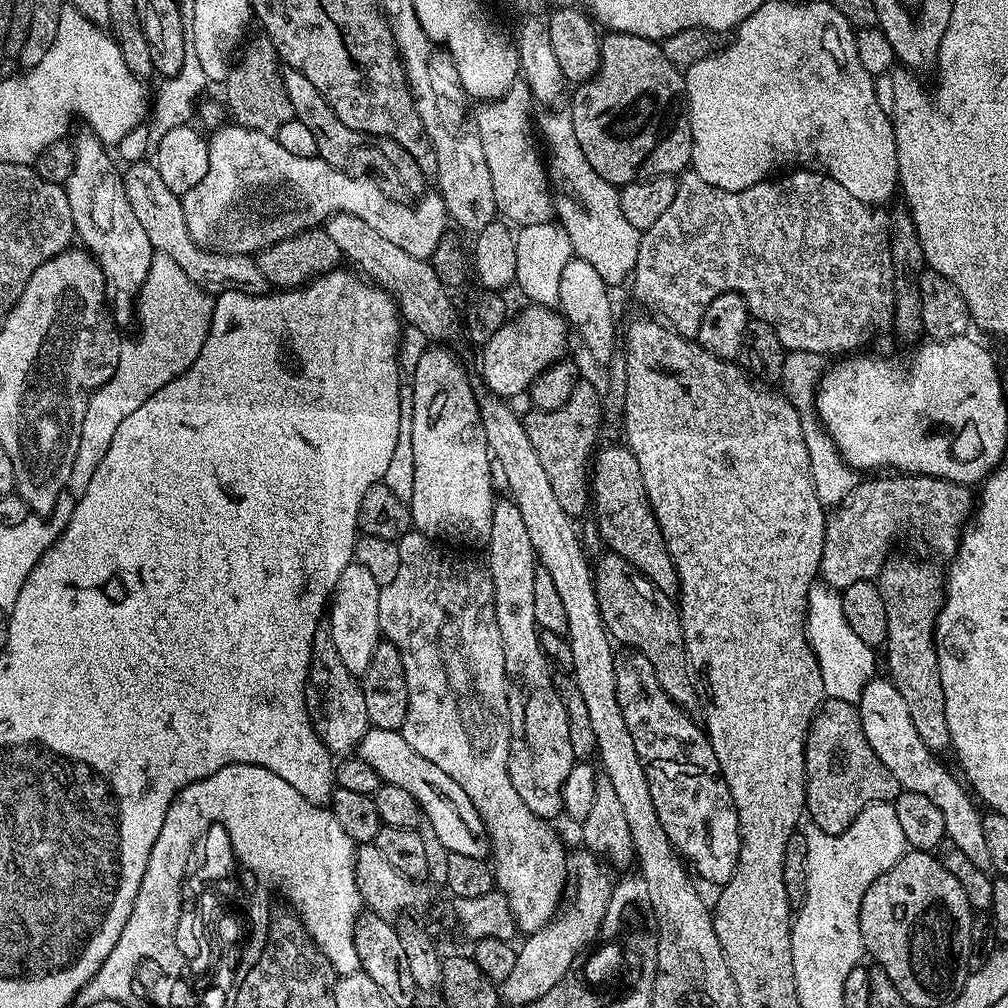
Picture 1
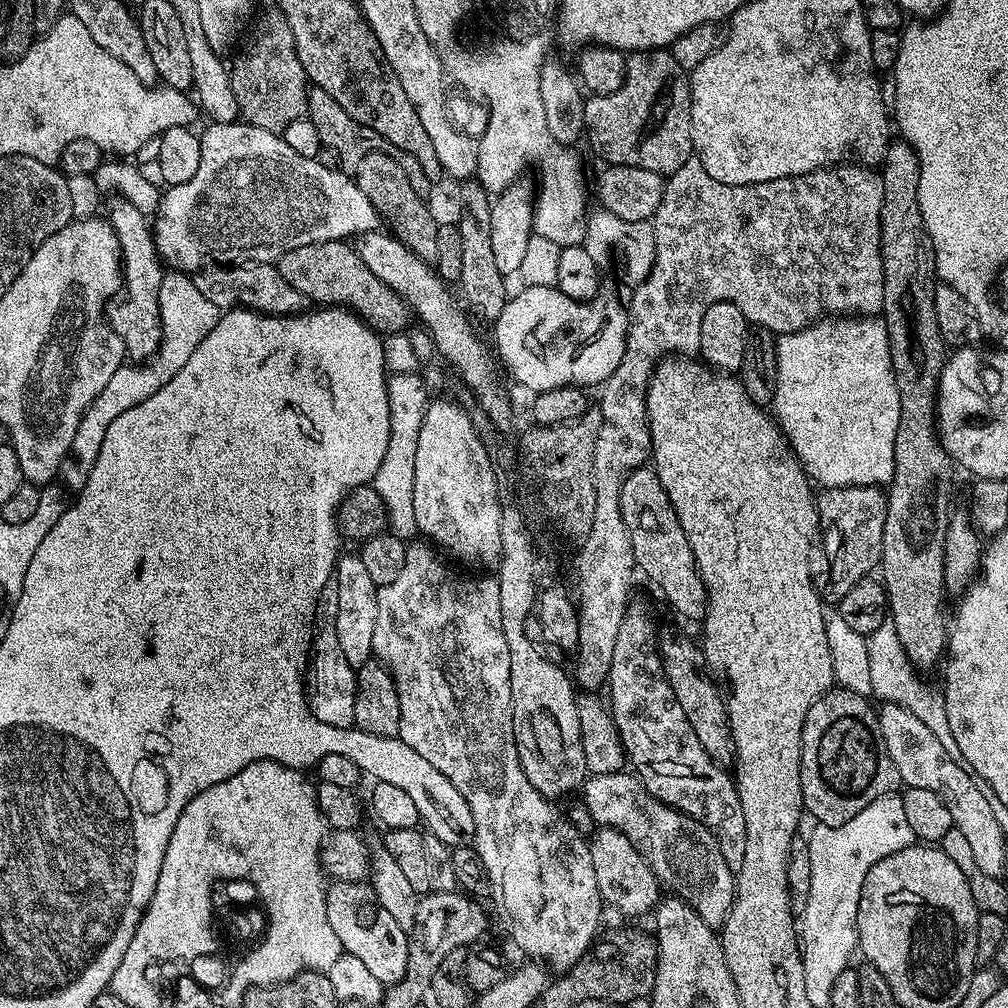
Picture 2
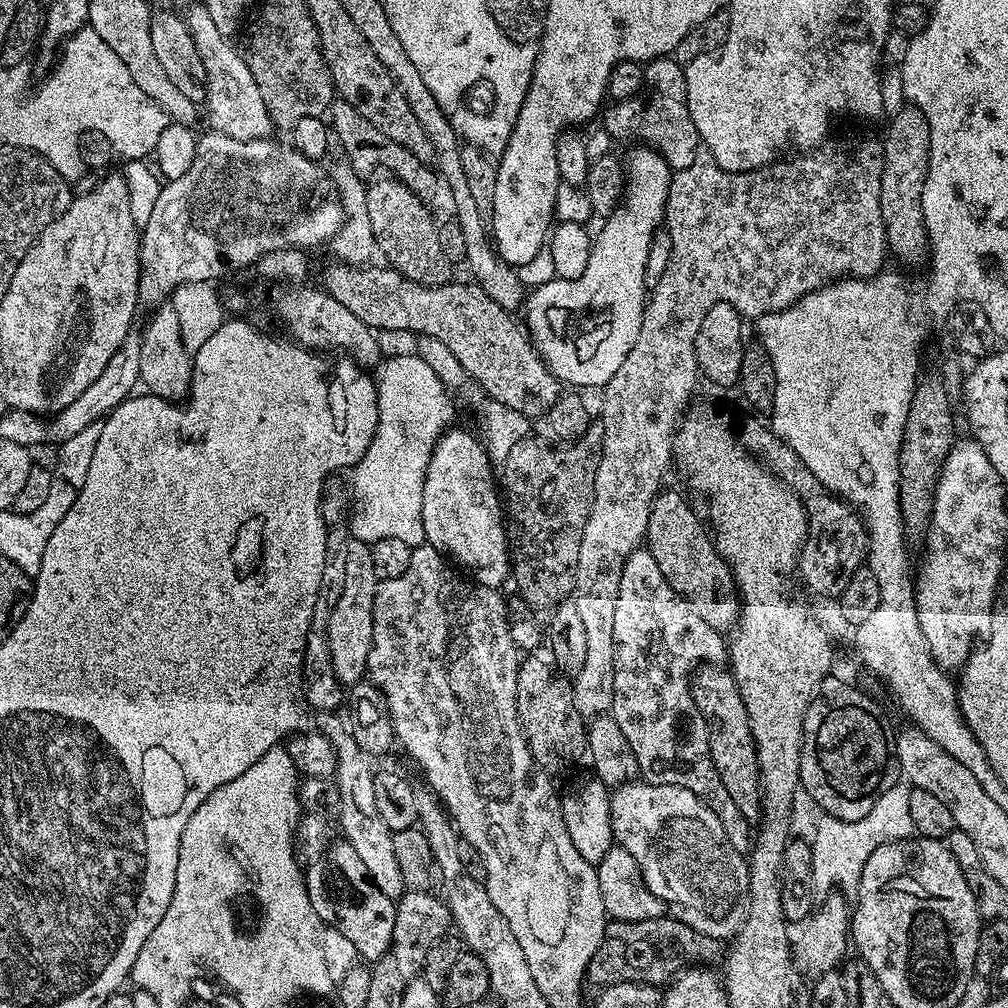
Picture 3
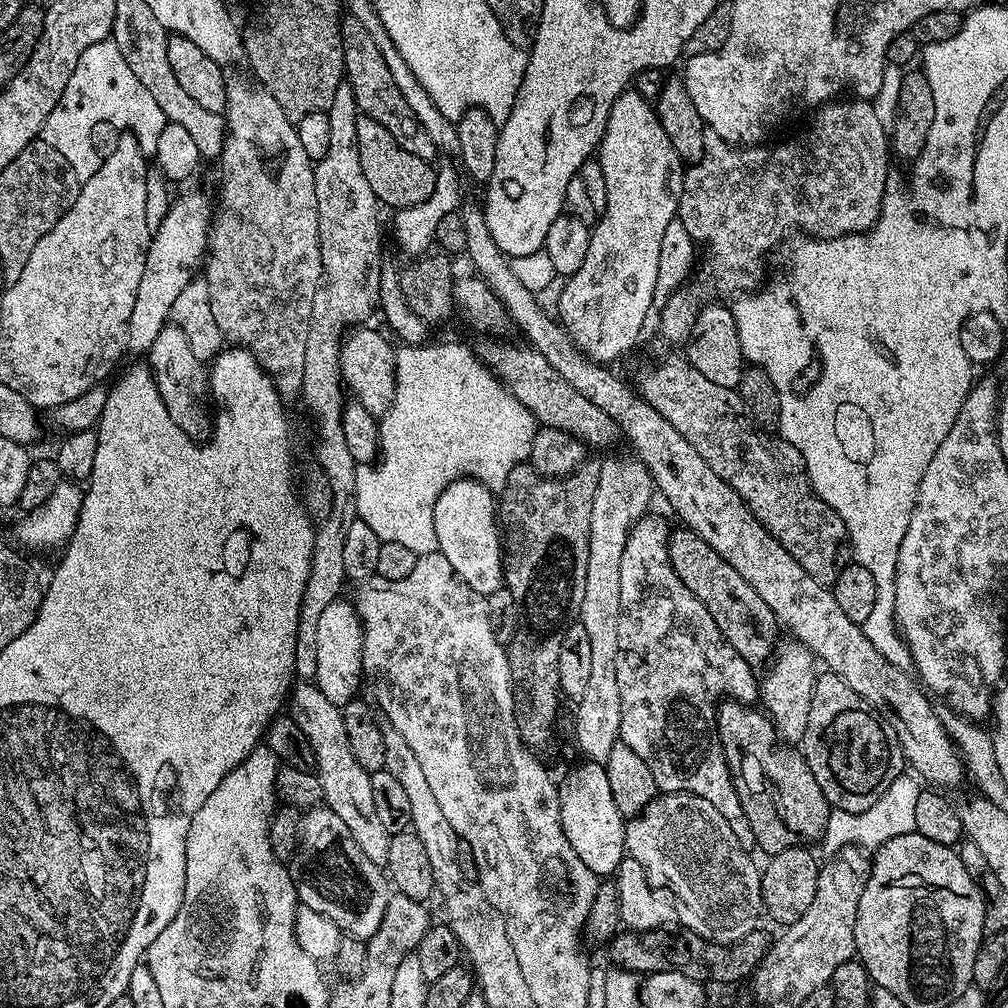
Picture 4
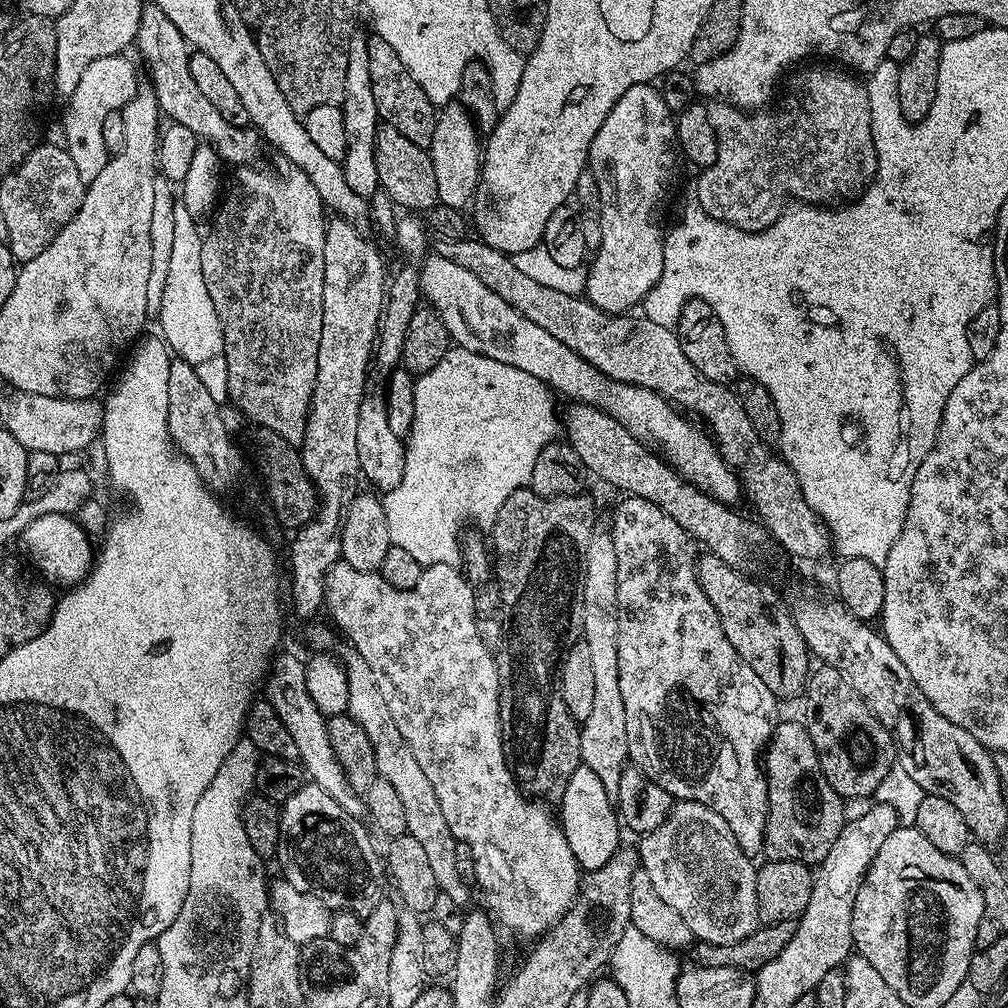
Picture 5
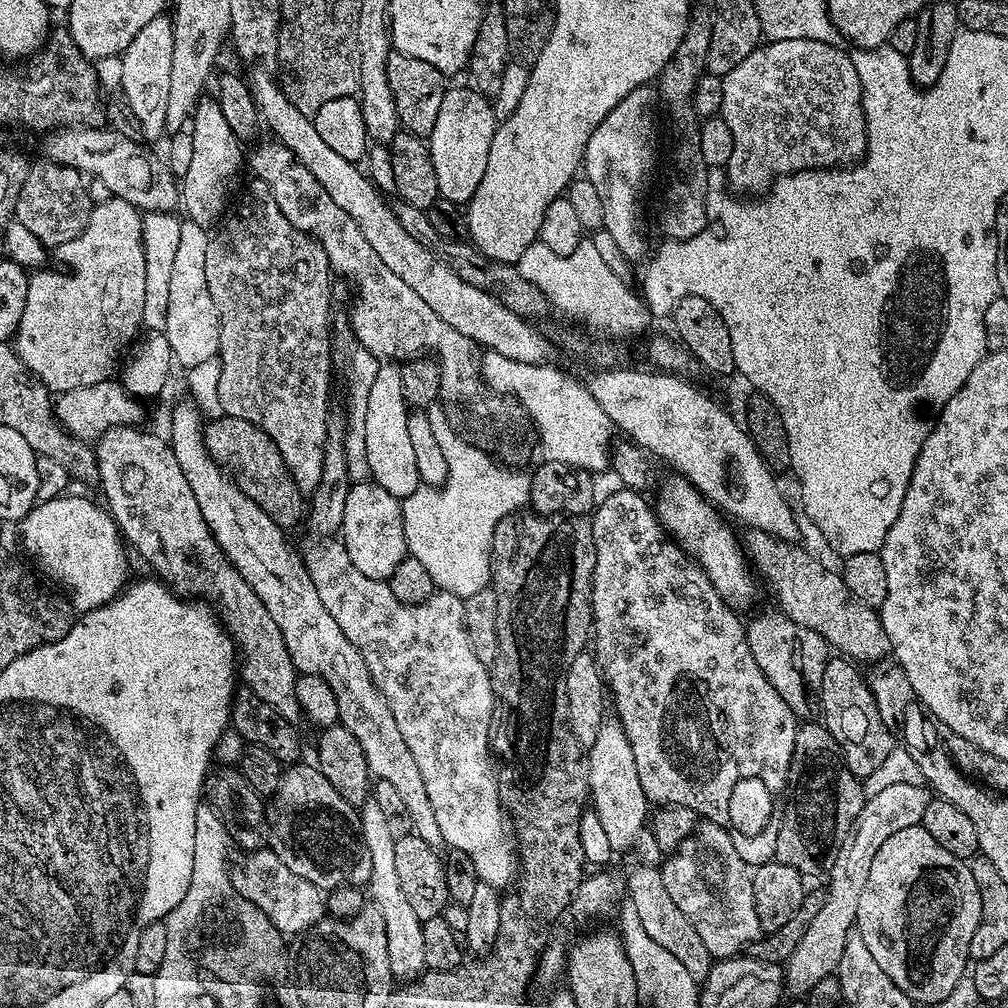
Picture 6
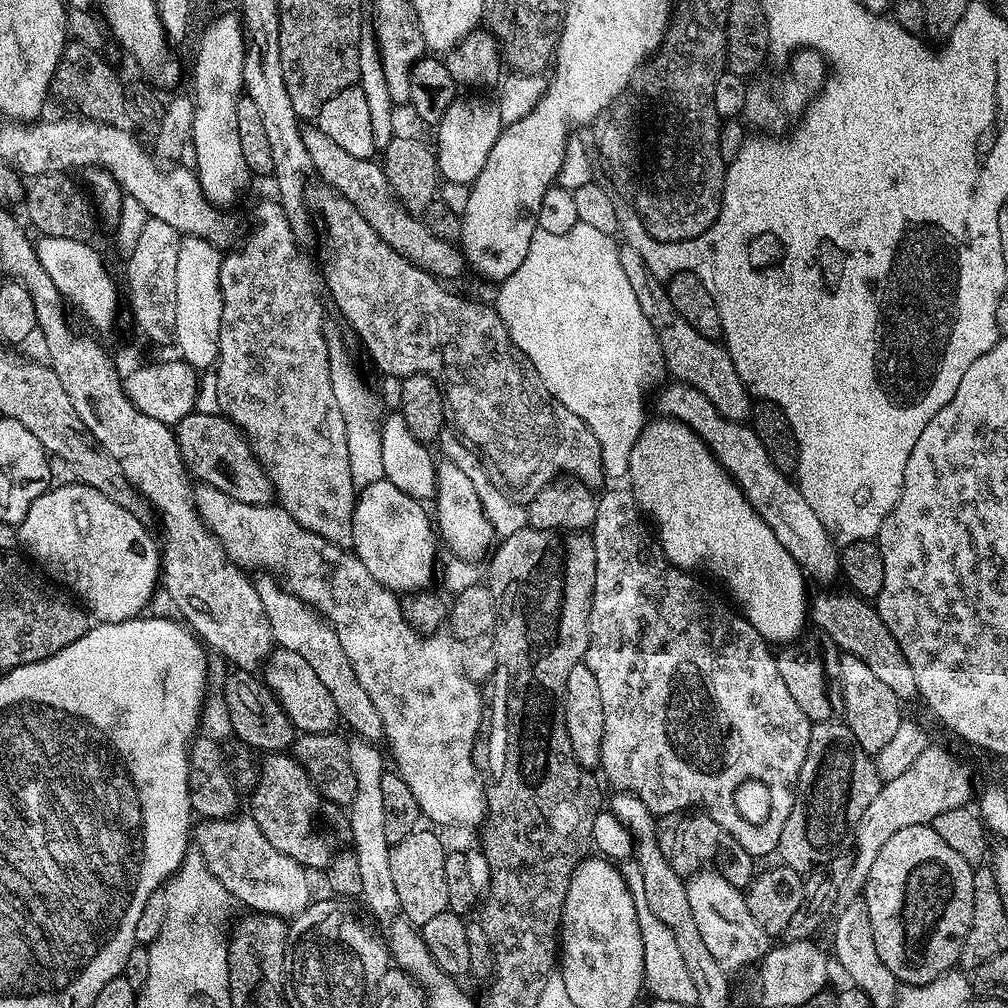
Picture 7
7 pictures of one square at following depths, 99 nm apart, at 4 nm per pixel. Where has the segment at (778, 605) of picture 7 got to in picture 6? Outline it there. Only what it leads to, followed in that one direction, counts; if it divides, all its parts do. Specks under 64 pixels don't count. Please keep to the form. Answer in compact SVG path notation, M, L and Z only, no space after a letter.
M668 474L660 484L660 493L654 499L654 511L664 531L700 565L706 578L718 590L730 608L743 610L756 600L757 577L746 559L746 553L732 532L724 524L719 524L721 513L711 502L700 495L697 488L679 474Z

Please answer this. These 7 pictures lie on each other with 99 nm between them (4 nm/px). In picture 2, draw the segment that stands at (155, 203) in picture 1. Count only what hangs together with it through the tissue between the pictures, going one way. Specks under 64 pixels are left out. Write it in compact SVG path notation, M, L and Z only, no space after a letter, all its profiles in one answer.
M233 264L231 266L208 266L192 276L194 286L214 302L221 310L233 306L251 308L253 312L262 312L265 316L295 316L309 307L305 298L286 278L282 278L279 267L270 264Z

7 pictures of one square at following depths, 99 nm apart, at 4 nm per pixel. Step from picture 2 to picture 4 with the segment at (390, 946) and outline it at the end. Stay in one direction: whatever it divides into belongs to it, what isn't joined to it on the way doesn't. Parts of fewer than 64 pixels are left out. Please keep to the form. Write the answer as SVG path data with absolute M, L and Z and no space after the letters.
M317 806L301 815L298 847L290 860L290 871L297 901L305 908L318 910L318 914L326 914L326 918L330 918L330 922L334 922L341 933L367 942L376 933L378 926L382 926L390 895L390 881L381 865L370 862L370 858L362 854L358 842L354 842L354 834L350 834L346 822L342 822L342 818L334 814L334 810L327 806Z

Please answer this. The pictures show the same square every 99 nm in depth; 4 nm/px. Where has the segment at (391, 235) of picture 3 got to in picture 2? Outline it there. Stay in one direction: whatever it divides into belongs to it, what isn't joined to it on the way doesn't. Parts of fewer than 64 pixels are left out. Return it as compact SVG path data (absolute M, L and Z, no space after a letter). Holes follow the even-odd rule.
M371 152L362 158L362 162L354 165L354 179L358 190L374 202L381 221L404 243L410 251L418 254L418 258L435 262L438 258L438 220L432 217L428 209L429 201L423 196L414 194L410 186L410 178L402 171L402 166L390 158L390 154ZM389 224L389 225L388 225Z

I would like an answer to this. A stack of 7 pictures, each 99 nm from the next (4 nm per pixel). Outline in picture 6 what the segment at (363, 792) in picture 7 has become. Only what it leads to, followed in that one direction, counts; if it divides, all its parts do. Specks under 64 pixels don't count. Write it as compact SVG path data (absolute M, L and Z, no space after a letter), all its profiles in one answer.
M369 799L359 811L362 838L370 853L371 872L366 890L371 900L378 906L386 925L386 942L389 947L390 968L393 979L411 982L425 971L425 955L423 953L423 923L411 909L406 894L399 885L398 873L395 869L394 846L396 840L388 829L387 819L379 809L376 800Z

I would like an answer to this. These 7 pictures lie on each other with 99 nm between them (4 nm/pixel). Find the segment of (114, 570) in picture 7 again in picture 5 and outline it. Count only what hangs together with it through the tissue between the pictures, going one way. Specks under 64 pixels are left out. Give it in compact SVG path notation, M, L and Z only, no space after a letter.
M47 514L37 518L26 527L24 533L18 537L18 544L24 547L28 560L37 568L39 575L49 585L61 584L61 589L68 590L79 586L92 571L94 563L94 544L79 519L71 515Z

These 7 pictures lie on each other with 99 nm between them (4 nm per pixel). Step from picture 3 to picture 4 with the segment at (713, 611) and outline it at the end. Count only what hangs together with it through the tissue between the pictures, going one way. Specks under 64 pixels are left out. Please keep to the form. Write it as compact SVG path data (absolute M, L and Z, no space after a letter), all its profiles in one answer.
M683 526L677 529L669 535L668 553L678 578L682 578L684 585L707 606L726 642L742 654L745 662L753 666L763 665L778 647L778 625L770 606L766 606L766 602L758 598L754 586L750 586L750 582L746 582L746 578L742 578L742 574L738 574L738 570L734 570L734 566L722 559L709 544L702 542L698 534Z

